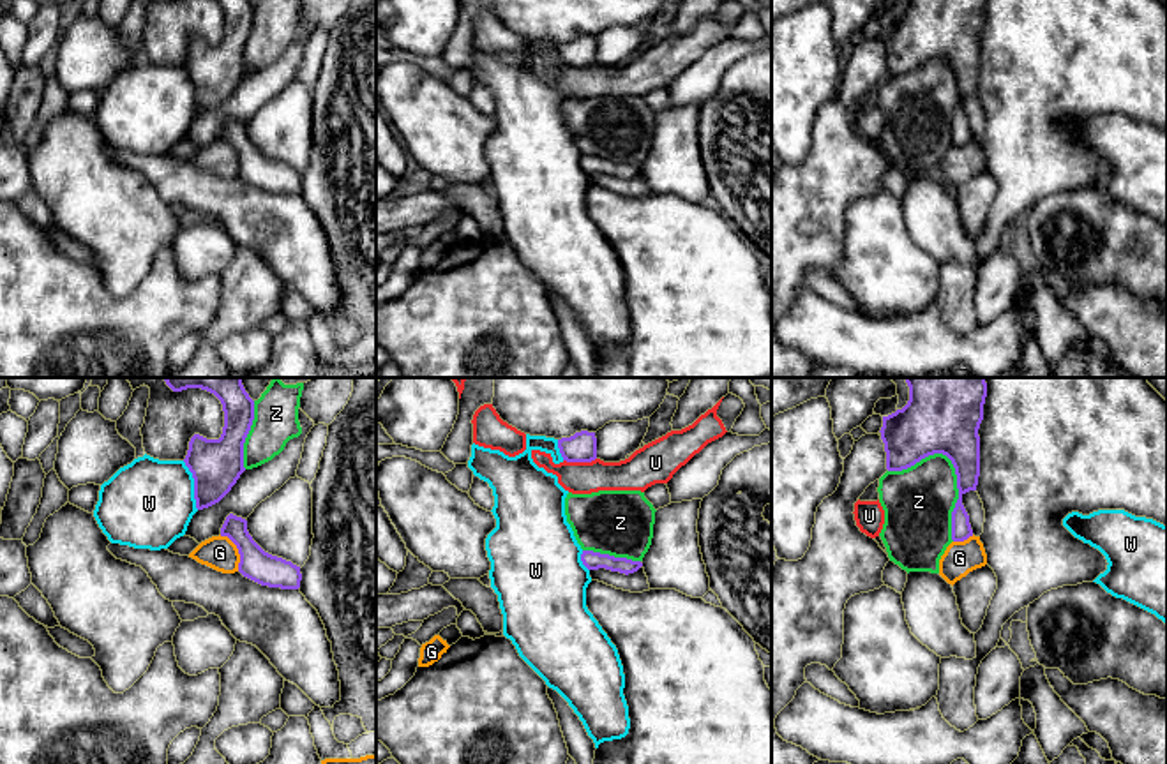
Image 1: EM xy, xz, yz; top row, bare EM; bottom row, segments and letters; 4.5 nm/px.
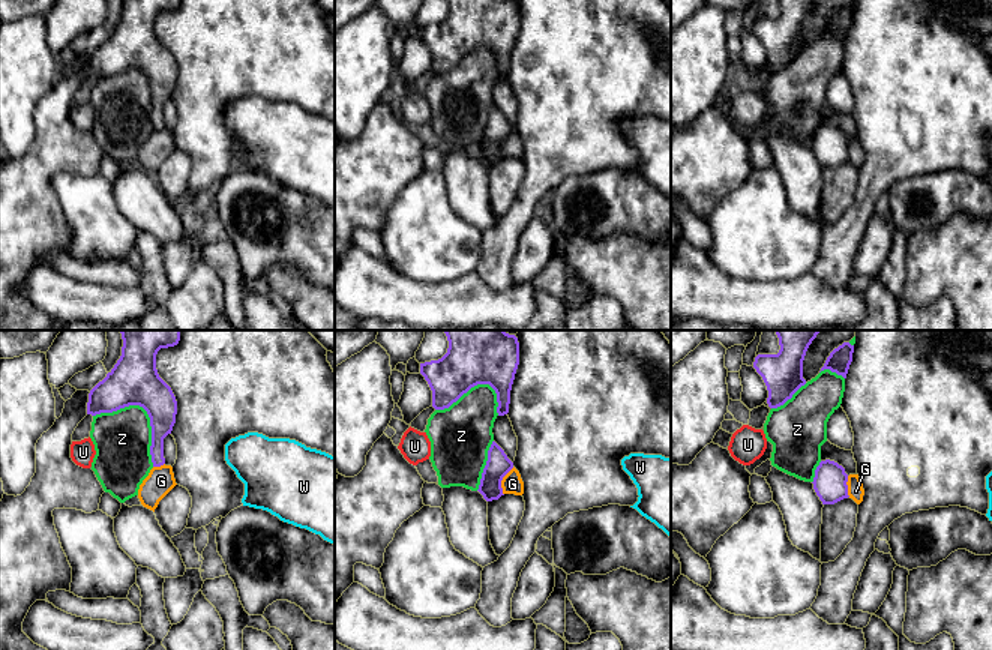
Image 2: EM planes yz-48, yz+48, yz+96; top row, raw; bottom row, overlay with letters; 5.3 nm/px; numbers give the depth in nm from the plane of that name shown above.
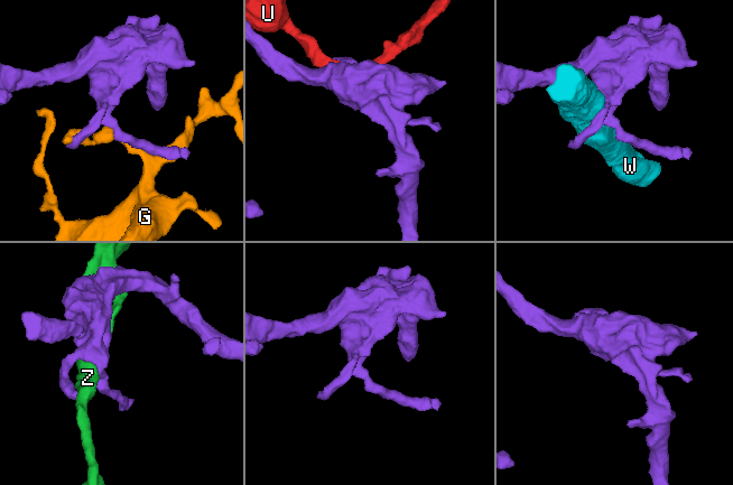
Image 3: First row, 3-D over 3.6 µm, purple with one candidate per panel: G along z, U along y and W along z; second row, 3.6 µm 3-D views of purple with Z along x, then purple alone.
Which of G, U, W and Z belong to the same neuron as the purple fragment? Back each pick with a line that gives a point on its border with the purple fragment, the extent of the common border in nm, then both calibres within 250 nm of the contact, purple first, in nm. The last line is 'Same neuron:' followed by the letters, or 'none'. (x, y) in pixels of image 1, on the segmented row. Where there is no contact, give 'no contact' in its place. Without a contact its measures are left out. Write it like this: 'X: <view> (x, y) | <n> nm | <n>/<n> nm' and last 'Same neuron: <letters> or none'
Same neuron: none

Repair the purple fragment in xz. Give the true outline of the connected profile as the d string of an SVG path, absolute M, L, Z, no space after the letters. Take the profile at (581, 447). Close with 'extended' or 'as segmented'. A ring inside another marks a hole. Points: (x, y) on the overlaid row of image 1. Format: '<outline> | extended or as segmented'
M581 431L570 438L561 438L558 448L567 462L591 462L597 459L595 432Z | as segmented

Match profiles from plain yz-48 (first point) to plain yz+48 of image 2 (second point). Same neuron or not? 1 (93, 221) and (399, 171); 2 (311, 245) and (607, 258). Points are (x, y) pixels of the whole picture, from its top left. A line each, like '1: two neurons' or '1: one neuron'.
1: two neurons
2: two neurons

